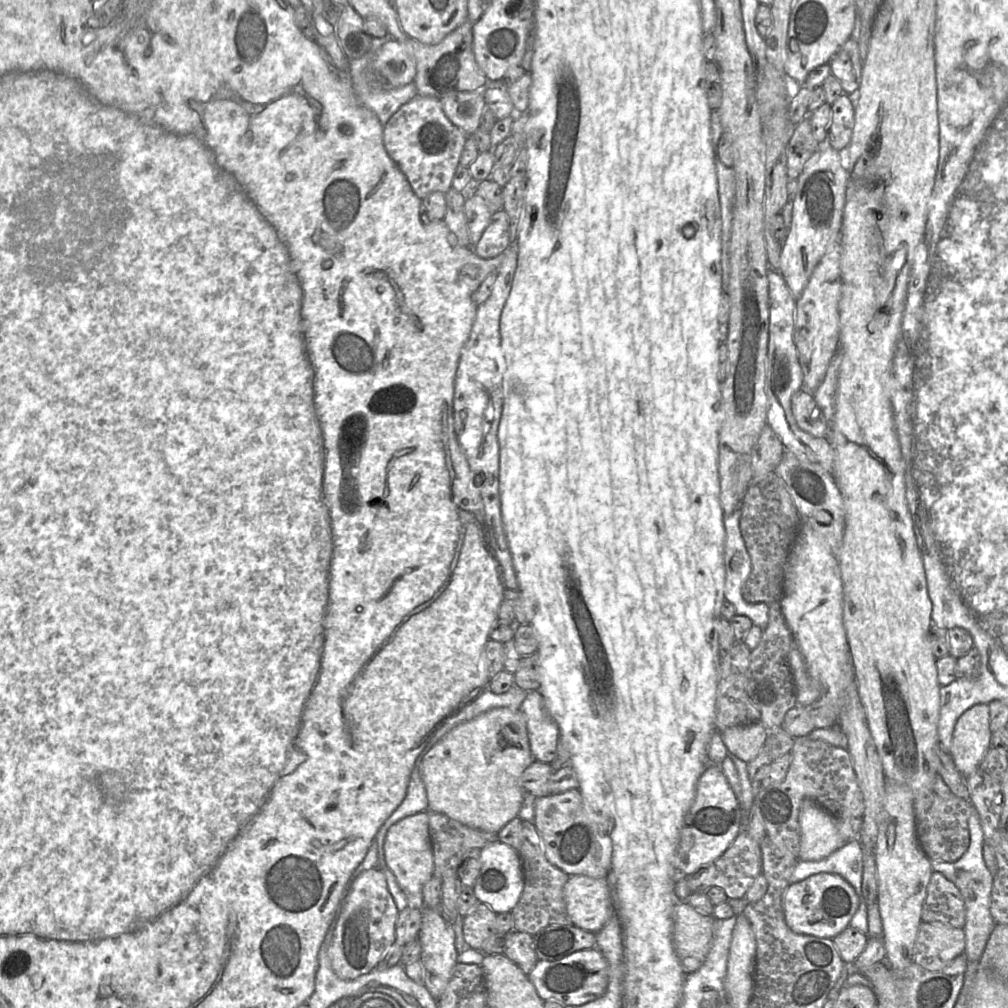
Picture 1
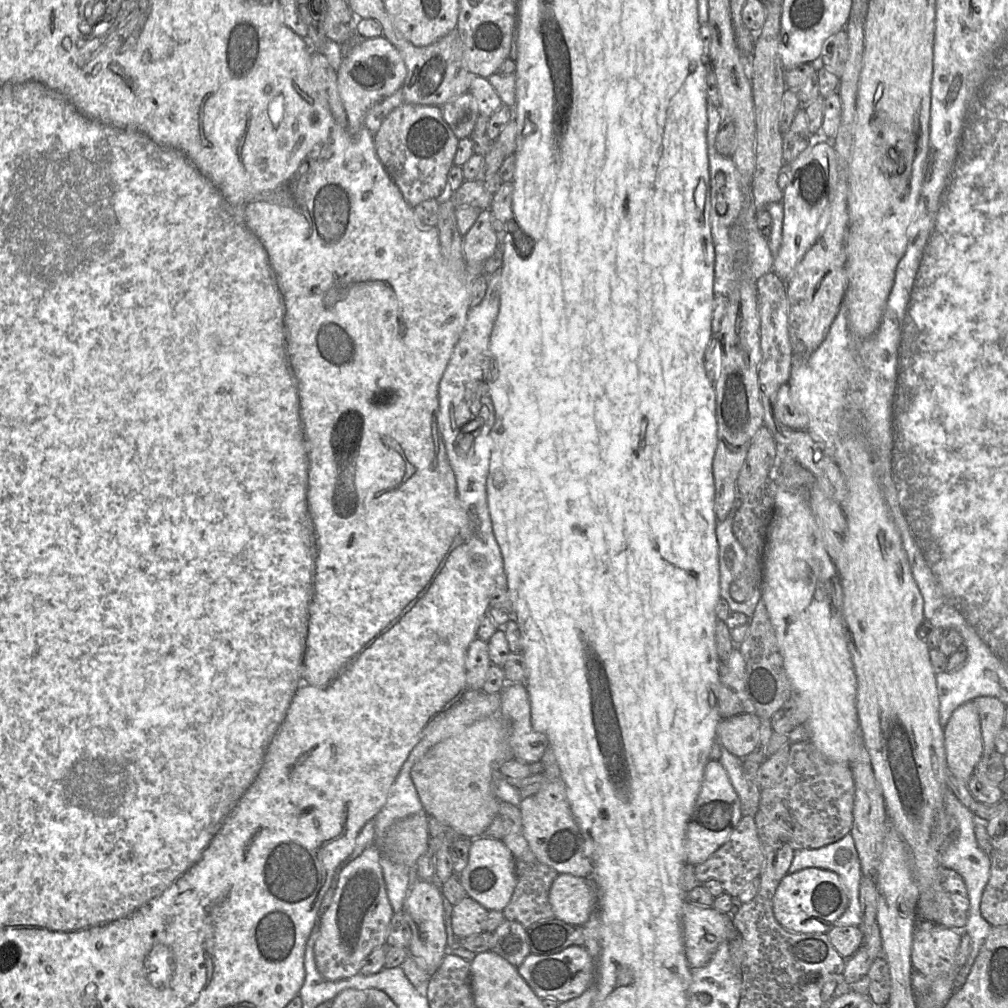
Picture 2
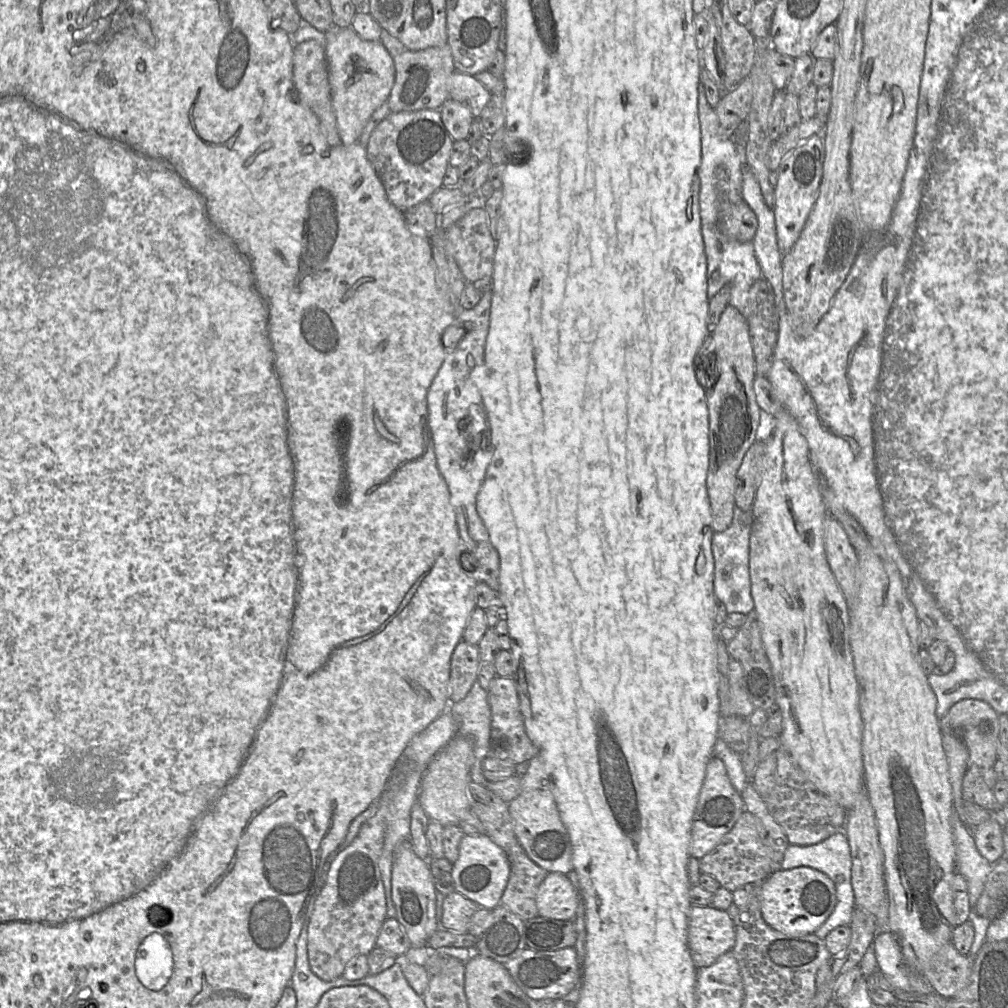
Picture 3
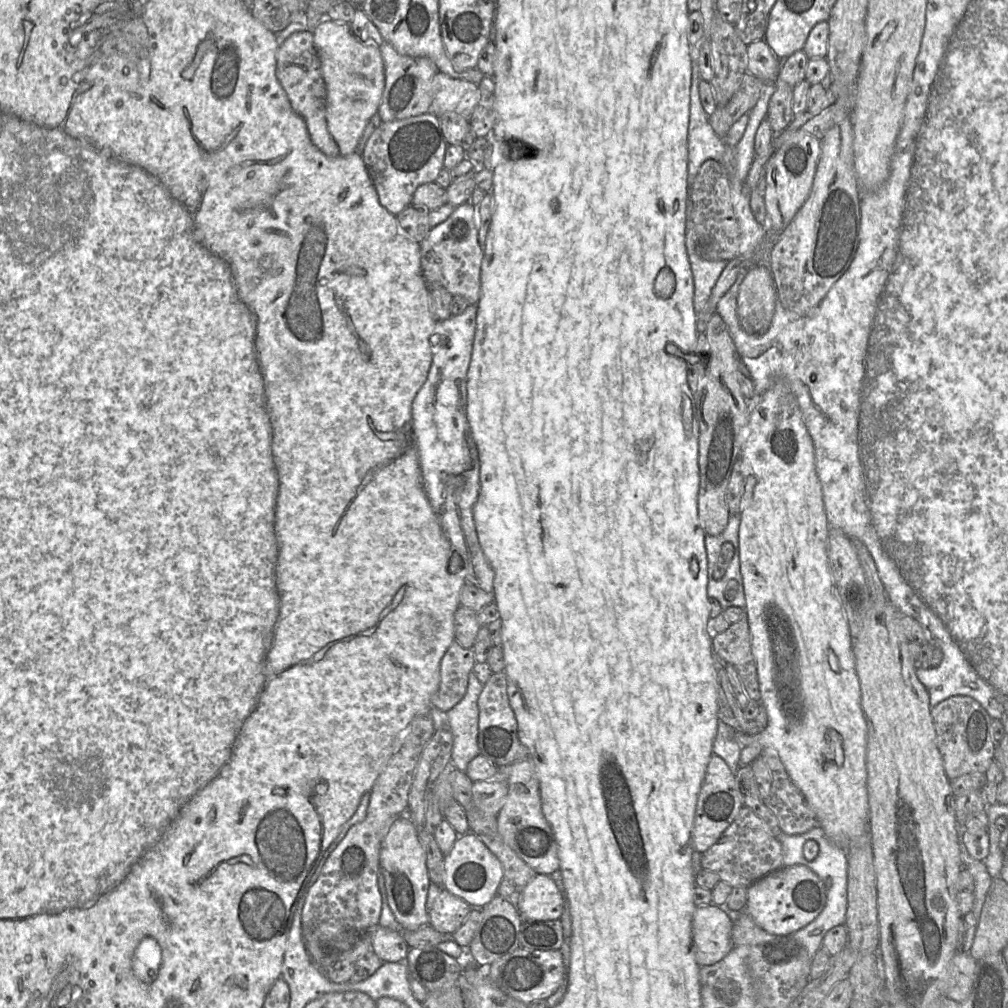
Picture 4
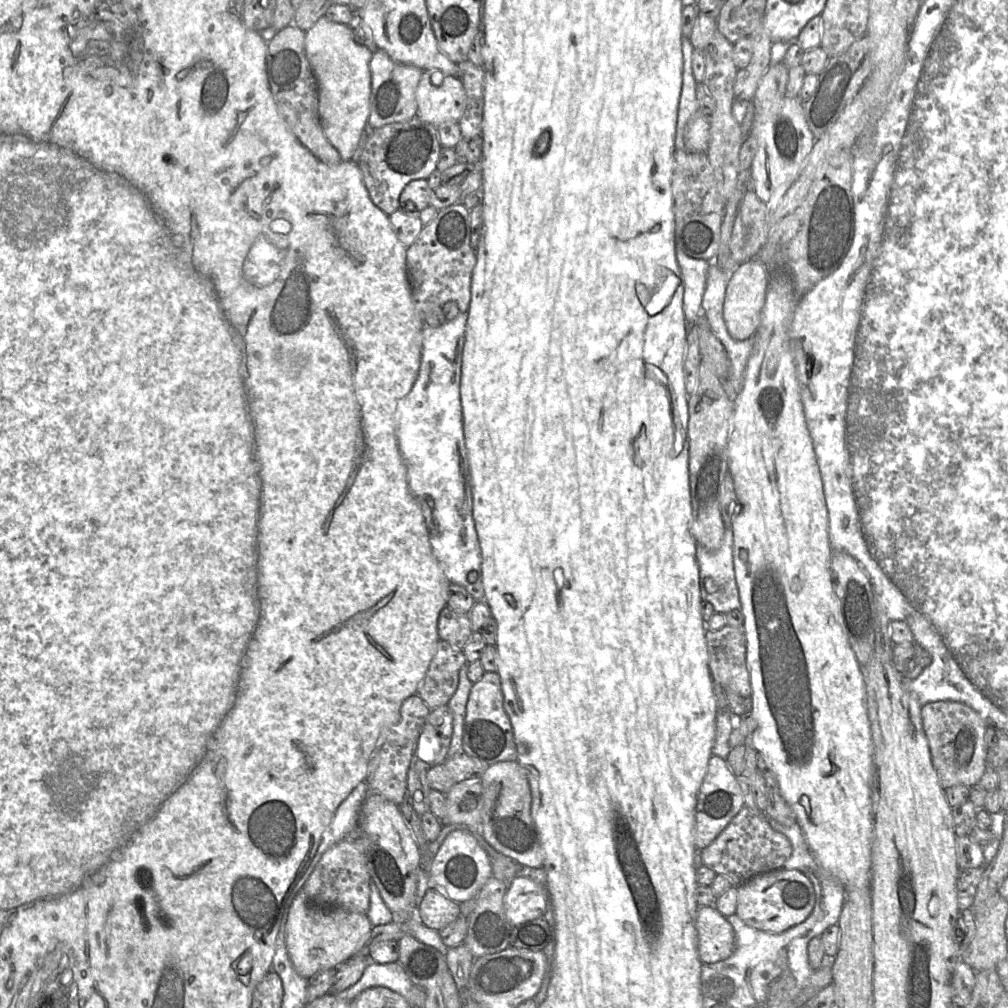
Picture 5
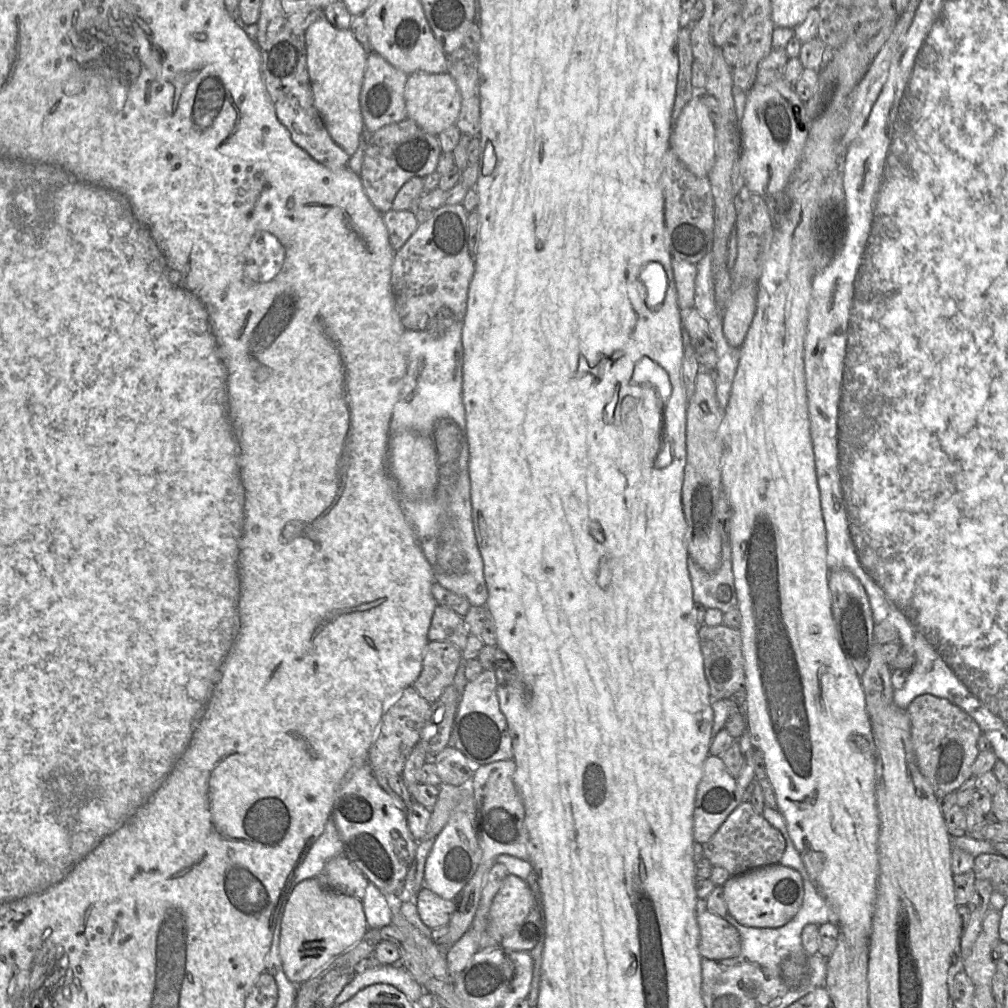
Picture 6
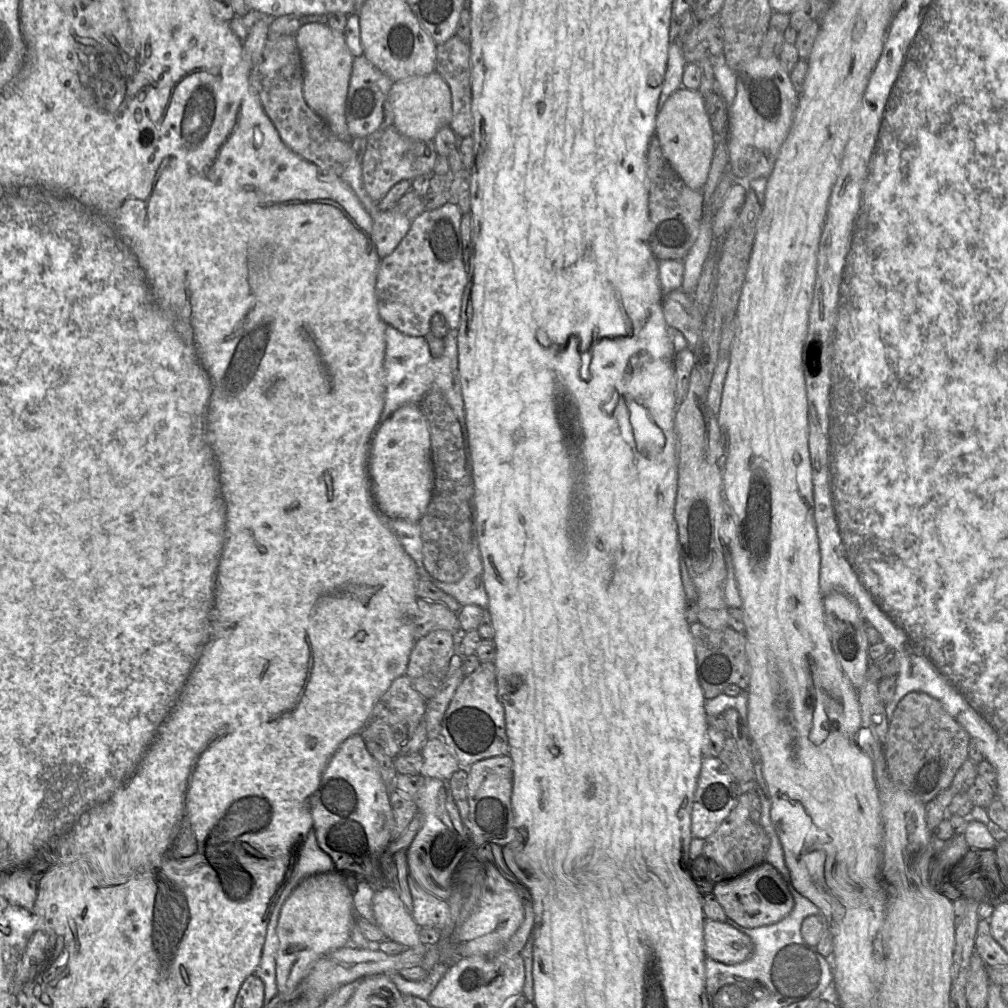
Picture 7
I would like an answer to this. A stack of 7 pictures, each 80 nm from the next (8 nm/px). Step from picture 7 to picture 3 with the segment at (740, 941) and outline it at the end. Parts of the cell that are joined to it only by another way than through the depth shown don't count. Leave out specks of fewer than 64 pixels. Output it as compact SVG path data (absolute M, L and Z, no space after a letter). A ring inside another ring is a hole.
M712 905L691 906L688 926L688 945L695 967L712 965L735 944L733 919L725 910Z

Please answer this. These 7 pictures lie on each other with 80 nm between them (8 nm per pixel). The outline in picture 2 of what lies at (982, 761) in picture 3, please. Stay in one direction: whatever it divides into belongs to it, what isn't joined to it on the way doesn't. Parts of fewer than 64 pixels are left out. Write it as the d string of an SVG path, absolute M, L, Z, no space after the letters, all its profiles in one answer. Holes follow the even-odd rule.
M978 698L970 701L977 709L983 741L983 756L995 749L995 739L1004 727L1006 706L996 698Z

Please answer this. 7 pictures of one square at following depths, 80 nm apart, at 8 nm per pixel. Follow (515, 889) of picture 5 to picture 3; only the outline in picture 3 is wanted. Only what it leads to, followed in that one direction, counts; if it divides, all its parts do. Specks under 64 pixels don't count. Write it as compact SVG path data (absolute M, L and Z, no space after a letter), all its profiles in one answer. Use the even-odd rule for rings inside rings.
M548 873L538 888L536 906L540 917L572 921L582 903L577 887L566 874Z

